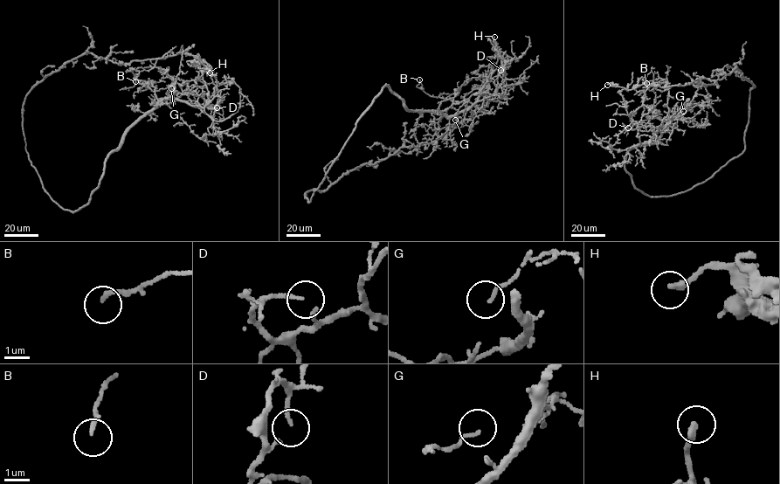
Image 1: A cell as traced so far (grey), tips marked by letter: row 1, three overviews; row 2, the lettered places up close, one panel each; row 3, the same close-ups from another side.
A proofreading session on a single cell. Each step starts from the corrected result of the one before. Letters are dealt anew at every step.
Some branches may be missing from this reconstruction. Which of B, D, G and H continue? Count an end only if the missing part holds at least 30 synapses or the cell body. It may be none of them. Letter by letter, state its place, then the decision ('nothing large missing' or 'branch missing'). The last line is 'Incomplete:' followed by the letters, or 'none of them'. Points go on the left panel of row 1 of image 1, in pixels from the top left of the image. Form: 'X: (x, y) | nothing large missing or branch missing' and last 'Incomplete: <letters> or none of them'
B: (135, 81) | nothing large missing
D: (217, 107) | nothing large missing
G: (171, 88) | nothing large missing
H: (210, 72) | nothing large missing
Incomplete: none of them

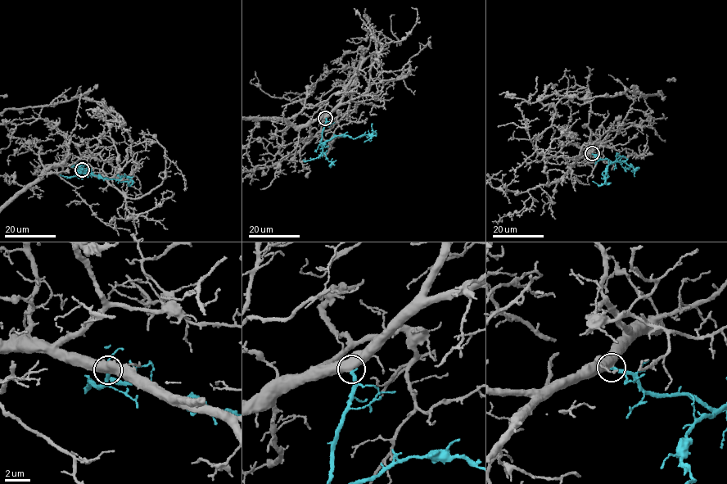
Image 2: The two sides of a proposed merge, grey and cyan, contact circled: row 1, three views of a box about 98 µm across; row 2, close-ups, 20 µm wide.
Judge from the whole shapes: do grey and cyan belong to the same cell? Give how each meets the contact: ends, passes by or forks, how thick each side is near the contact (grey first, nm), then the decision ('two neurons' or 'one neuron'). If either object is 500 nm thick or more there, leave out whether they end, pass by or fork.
calibres 500 and 300 nm; one neuron

